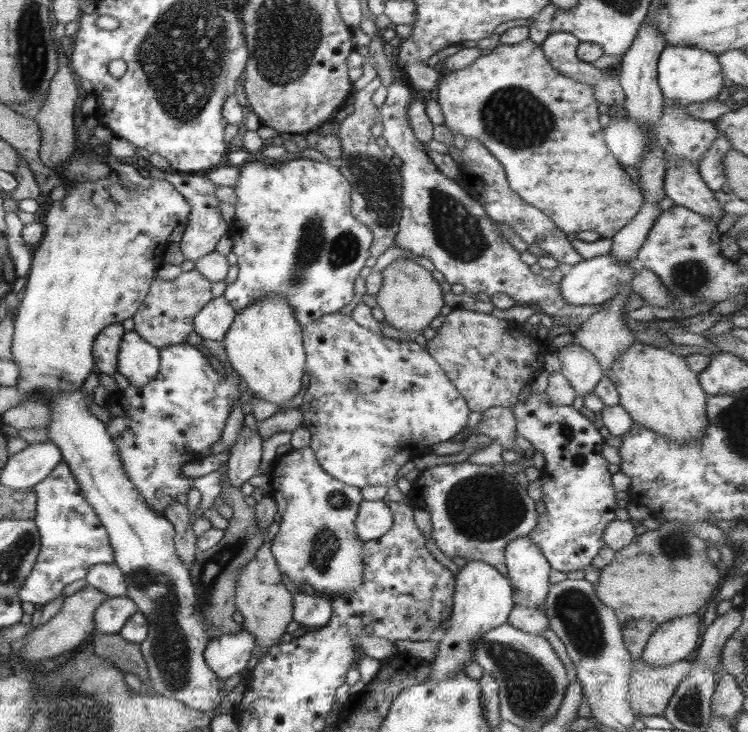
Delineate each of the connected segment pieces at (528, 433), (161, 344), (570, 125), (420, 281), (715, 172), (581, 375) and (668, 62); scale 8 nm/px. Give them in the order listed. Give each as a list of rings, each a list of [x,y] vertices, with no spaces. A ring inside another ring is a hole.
[[[545,392],[529,394],[523,402],[517,400],[510,409],[515,419],[515,436],[522,436],[528,440],[534,450],[543,455],[544,465],[540,469],[539,478],[542,479],[542,501],[545,512],[537,515],[535,528],[529,532],[531,542],[541,550],[541,554],[549,563],[550,569],[555,572],[571,572],[581,570],[591,565],[591,558],[603,546],[601,536],[607,522],[615,520],[615,511],[618,509],[615,499],[615,490],[611,485],[611,475],[607,471],[607,461],[601,455],[604,446],[603,437],[593,423],[581,415],[573,406],[553,406]]]
[[[194,268],[189,272],[180,272],[177,278],[169,281],[155,278],[137,312],[131,316],[133,330],[157,350],[185,343],[187,334],[193,330],[193,317],[212,300],[211,286],[212,283],[198,274]]]
[[[529,39],[514,45],[497,45],[469,66],[445,75],[434,96],[443,115],[443,125],[451,134],[456,132],[465,140],[481,143],[502,166],[509,188],[523,202],[548,216],[563,233],[591,231],[601,239],[611,239],[640,211],[644,201],[640,188],[603,144],[593,87],[559,74],[547,62],[540,45]]]
[[[397,258],[381,272],[381,287],[376,294],[376,312],[381,320],[397,330],[407,332],[409,336],[417,336],[427,328],[443,306],[440,286],[431,277],[430,272],[415,264],[412,258]]]
[[[717,131],[717,138],[709,145],[705,154],[701,155],[697,171],[701,175],[701,180],[707,185],[709,190],[715,192],[725,189],[725,180],[720,175],[720,168],[723,168],[722,158],[731,149],[725,133]]]
[[[574,343],[555,350],[554,353],[561,362],[561,374],[569,381],[576,396],[589,394],[604,375],[597,360]]]
[[[664,46],[657,61],[657,84],[664,100],[677,100],[685,104],[707,102],[723,88],[723,73],[715,54],[693,46]]]

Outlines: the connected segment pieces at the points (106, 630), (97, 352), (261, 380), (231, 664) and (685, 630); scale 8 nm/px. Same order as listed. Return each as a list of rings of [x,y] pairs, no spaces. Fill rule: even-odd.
[[[126,594],[107,597],[93,613],[94,630],[99,630],[103,634],[118,634],[129,616],[135,612],[137,607]]]
[[[115,323],[105,326],[93,338],[92,356],[95,368],[111,378],[113,378],[115,368],[117,368],[117,354],[124,332],[121,324]]]
[[[270,294],[238,311],[221,340],[227,361],[242,384],[256,398],[276,404],[279,410],[287,408],[290,399],[301,388],[305,365],[301,330],[289,303],[281,296]]]
[[[241,628],[235,633],[209,639],[203,653],[204,661],[217,678],[226,680],[251,666],[255,648],[253,635]]]
[[[695,613],[669,619],[649,635],[640,658],[651,667],[685,660],[697,648],[699,634],[702,634],[701,626]]]

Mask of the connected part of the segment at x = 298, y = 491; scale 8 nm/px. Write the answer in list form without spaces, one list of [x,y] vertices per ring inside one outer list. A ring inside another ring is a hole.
[[[309,447],[290,449],[283,454],[276,454],[272,468],[267,474],[269,486],[267,494],[273,498],[276,512],[280,514],[279,529],[275,534],[270,551],[279,573],[285,574],[293,583],[309,584],[314,594],[337,598],[351,589],[357,589],[363,581],[363,562],[361,562],[361,542],[355,534],[355,519],[361,503],[360,490],[354,486],[347,486],[343,482],[330,477],[315,460],[313,450]]]

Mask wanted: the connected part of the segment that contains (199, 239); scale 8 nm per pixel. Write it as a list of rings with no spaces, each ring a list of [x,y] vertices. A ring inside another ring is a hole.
[[[163,171],[164,179],[177,190],[185,201],[189,203],[189,216],[187,226],[183,232],[183,237],[179,244],[179,249],[184,260],[189,260],[193,263],[199,261],[199,258],[209,255],[214,252],[215,245],[218,240],[227,233],[228,225],[223,221],[219,211],[219,201],[215,198],[215,187],[209,182],[205,172],[203,173],[185,173],[185,172],[170,172]]]

